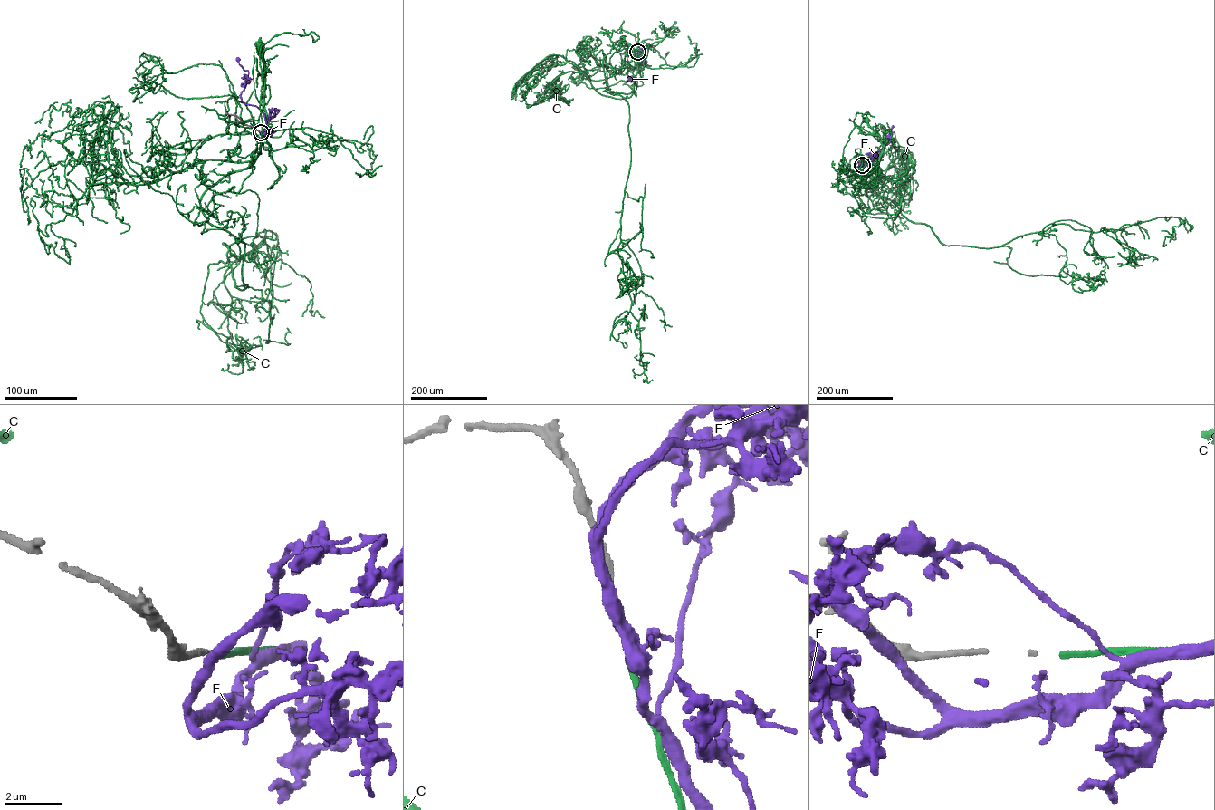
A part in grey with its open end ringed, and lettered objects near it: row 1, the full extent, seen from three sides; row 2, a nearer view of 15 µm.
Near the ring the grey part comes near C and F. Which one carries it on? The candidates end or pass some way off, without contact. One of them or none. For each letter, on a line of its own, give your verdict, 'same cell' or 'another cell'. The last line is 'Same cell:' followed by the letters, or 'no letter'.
C: same cell
F: another cell
Same cell: C

